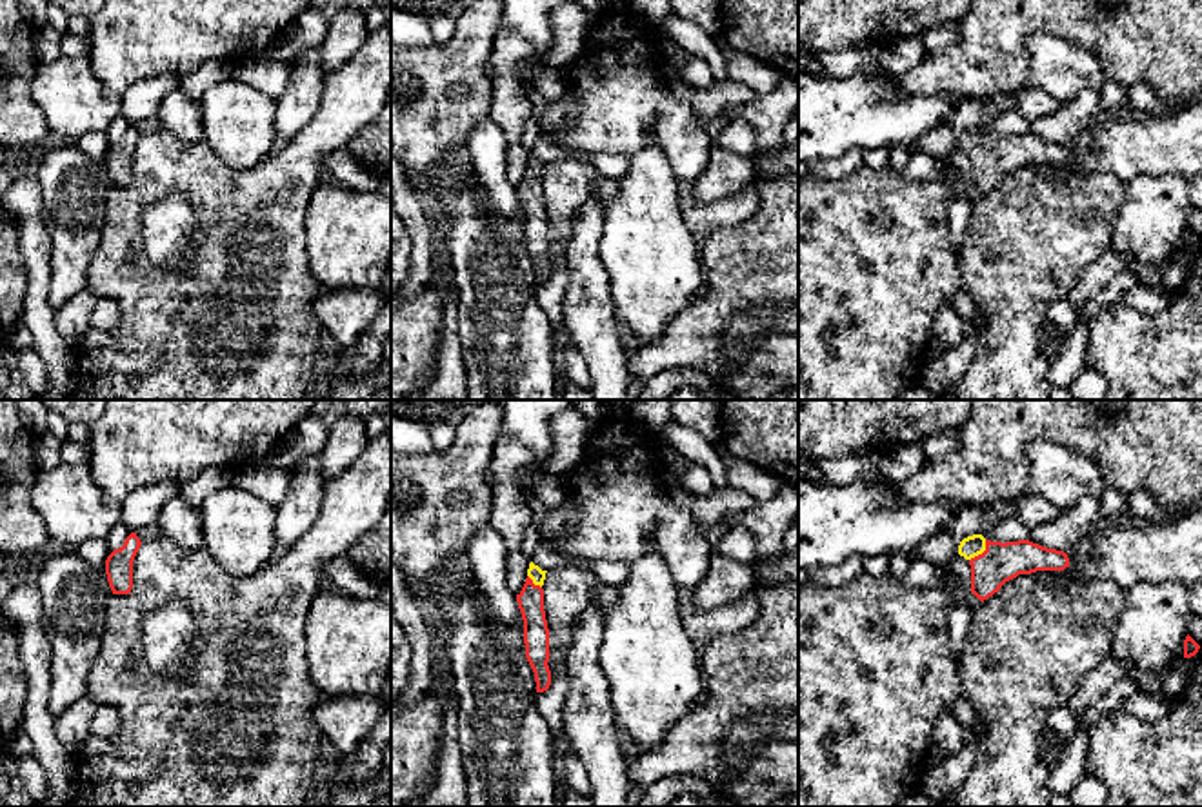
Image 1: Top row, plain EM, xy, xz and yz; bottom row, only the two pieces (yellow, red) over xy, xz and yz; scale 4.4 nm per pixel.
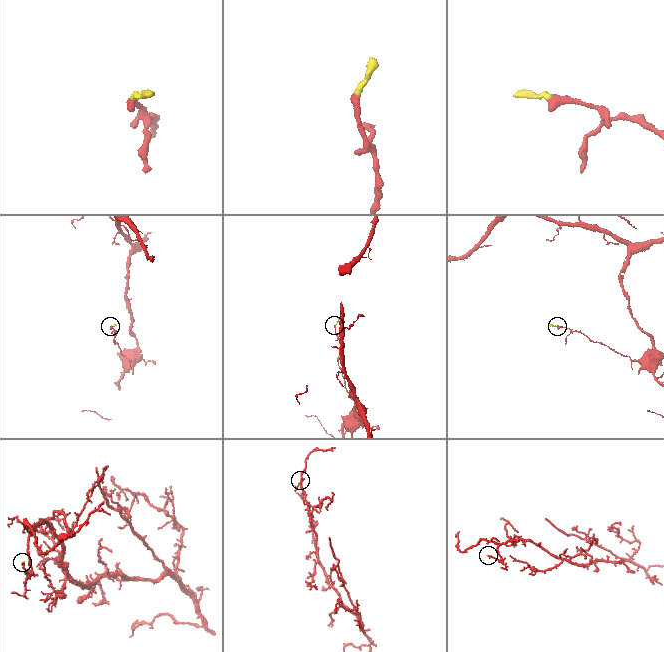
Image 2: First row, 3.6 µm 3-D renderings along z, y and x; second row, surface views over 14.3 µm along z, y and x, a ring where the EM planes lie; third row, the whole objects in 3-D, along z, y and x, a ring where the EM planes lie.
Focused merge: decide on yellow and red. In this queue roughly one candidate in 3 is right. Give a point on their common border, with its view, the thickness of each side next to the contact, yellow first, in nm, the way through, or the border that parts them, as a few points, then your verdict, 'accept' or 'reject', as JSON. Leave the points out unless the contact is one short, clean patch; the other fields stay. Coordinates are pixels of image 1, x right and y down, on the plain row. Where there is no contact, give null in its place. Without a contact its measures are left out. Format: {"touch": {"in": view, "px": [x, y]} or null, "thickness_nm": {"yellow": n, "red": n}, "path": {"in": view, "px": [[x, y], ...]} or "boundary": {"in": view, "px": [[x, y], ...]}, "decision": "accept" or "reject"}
{"touch": {"in": "yz", "px": [981, 146]}, "thickness_nm": {"yellow": 90, "red": 180}, "path": {"in": "yz", "px": [[971, 139], [981, 146], [991, 155], [1001, 155]]}, "decision": "accept"}

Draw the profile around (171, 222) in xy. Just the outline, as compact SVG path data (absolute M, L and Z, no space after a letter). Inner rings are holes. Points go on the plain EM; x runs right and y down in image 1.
M167 193L144 209L144 244L151 264L178 269L187 242L198 233L195 207L182 193Z

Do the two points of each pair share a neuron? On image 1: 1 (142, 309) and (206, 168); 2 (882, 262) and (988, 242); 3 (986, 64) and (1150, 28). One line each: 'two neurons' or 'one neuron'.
1: one neuron
2: two neurons
3: one neuron

